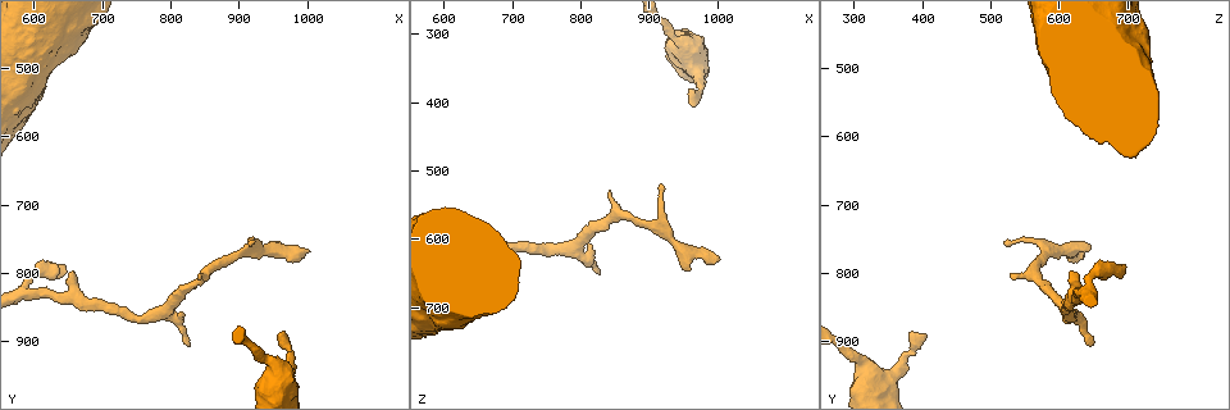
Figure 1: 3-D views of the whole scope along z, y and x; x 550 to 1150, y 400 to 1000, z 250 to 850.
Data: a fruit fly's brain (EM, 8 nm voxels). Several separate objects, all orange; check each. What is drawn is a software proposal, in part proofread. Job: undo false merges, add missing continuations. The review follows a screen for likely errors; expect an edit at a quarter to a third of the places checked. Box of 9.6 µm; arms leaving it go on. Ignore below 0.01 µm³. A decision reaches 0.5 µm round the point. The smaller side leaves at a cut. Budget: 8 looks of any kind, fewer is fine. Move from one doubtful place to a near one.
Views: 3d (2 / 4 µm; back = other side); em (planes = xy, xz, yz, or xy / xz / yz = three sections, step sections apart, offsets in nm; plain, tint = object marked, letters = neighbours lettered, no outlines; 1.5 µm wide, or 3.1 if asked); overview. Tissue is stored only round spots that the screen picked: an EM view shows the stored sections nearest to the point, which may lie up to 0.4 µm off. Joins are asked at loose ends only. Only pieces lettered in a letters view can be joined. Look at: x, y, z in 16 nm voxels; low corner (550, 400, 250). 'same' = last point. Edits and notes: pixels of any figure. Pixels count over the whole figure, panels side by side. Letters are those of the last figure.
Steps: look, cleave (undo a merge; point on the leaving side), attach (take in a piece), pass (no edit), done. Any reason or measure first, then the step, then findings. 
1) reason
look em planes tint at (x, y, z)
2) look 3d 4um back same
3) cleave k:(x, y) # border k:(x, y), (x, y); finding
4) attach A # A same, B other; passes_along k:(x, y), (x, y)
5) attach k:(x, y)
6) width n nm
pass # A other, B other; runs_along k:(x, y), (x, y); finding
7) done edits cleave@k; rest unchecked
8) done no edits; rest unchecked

branch stops here
look 3d 4um at (970, 890, 405)

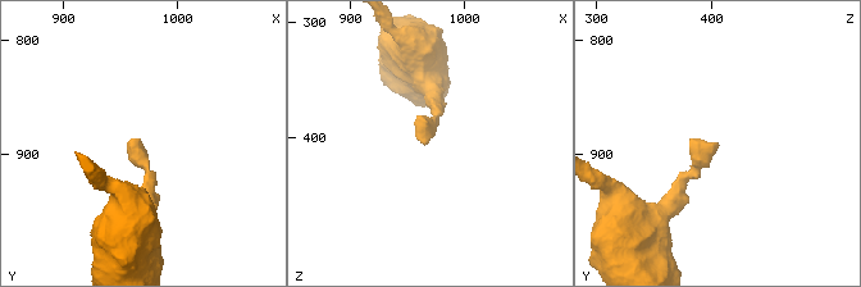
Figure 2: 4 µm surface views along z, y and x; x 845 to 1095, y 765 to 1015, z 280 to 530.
shape alone is not enough
look em planes letters at (968, 890, 402)

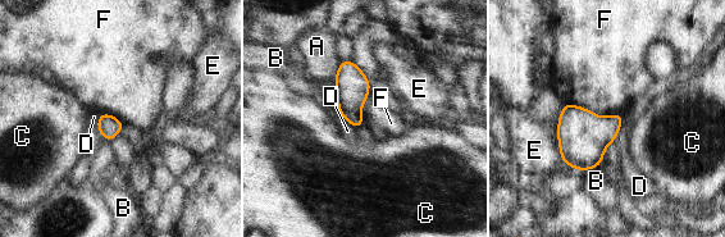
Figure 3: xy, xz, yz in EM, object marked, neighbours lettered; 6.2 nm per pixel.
width 140 nm
pass # A other, B other, C other, D other, E other, F other; no lettered piece goes on from it

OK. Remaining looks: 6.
free end
look em planes letters at (925, 755, 525)

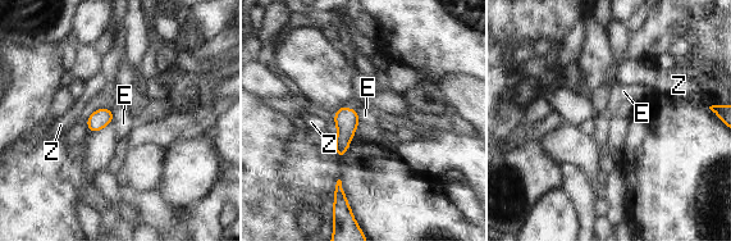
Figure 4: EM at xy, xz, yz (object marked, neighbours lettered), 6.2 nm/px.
pass # E other, Z other; no lettered piece goes on from it

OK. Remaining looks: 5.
arms part here
look em xz step 4 tint at (660, 830, 625)

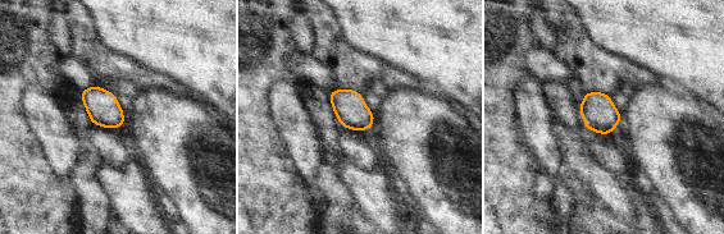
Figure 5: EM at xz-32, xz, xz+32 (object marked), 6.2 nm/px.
another direction
look em xy step 4 letters same

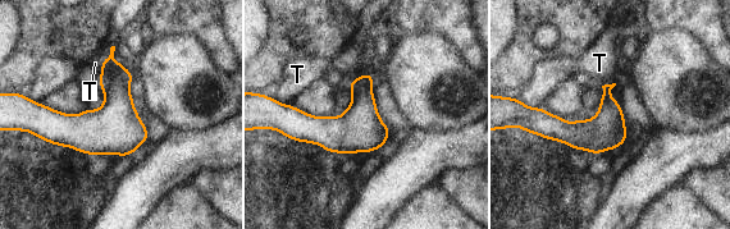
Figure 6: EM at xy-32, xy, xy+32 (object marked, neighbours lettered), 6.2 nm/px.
width 220 nm
pass # T other; one neuron here

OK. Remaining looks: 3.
done no edits; rest unchecked

